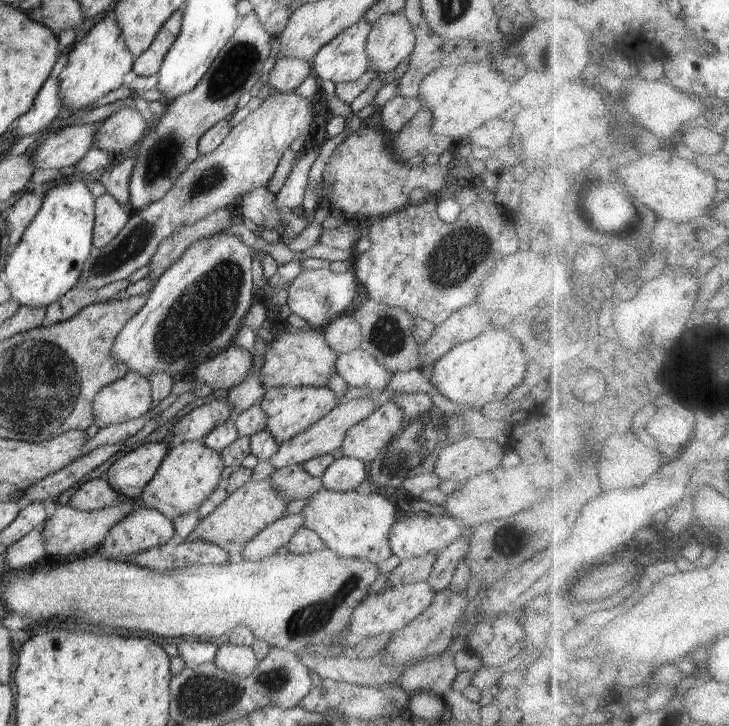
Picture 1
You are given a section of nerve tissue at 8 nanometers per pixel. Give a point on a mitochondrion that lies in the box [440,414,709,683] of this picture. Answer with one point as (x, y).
(523, 532)

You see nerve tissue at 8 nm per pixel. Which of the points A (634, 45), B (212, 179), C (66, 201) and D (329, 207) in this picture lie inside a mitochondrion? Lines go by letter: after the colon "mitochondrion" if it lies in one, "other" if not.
A: other
B: mitochondrion
C: other
D: other

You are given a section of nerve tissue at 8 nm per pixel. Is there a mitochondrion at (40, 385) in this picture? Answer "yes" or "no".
yes

